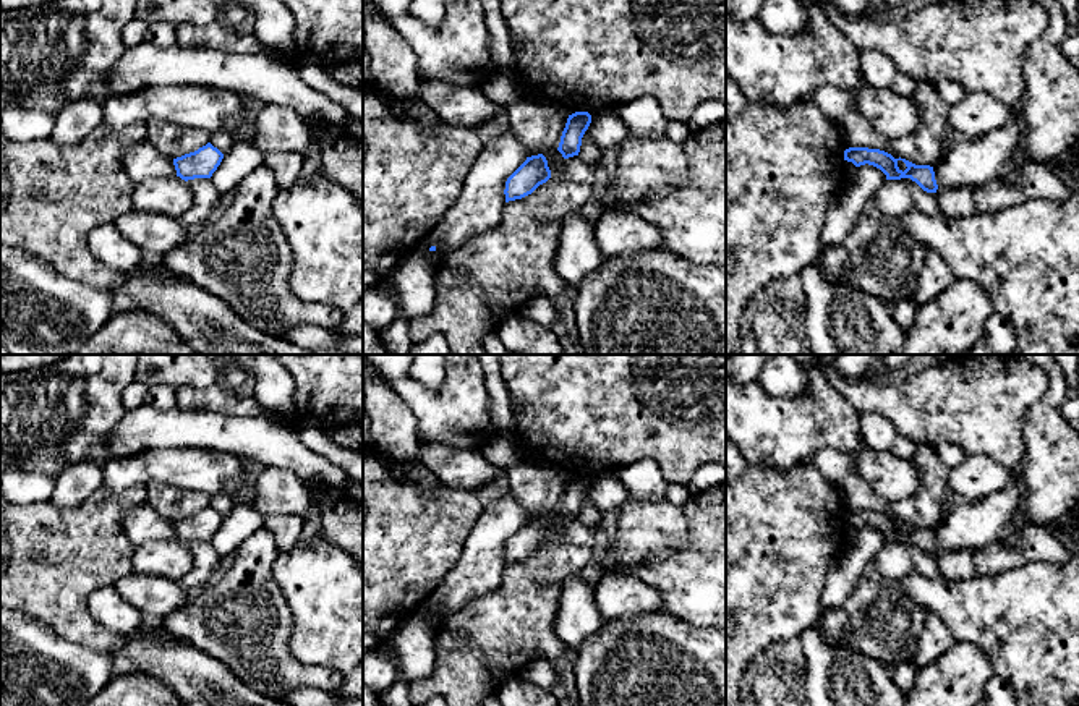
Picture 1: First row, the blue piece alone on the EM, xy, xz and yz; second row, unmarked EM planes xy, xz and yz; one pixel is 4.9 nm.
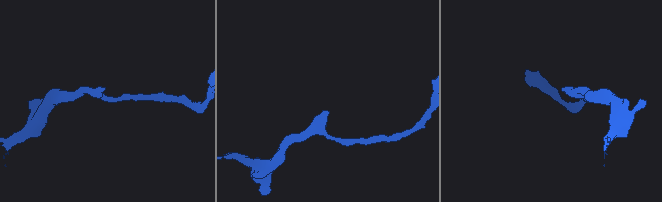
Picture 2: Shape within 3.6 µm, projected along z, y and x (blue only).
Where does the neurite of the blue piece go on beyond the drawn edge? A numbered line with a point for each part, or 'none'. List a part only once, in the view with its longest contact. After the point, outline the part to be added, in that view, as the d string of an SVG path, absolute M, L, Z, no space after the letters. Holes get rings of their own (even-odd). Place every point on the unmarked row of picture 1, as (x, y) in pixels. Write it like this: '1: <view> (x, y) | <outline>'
none

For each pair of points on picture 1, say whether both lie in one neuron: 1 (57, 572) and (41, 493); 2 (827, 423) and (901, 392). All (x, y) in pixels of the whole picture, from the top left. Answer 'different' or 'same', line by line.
1: different
2: different

